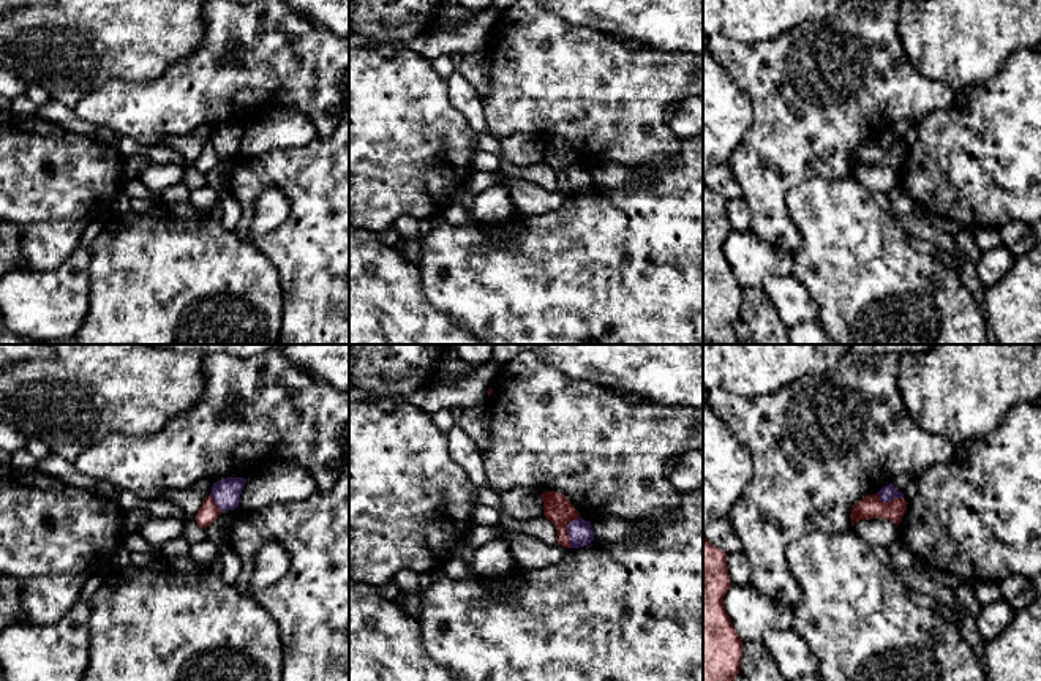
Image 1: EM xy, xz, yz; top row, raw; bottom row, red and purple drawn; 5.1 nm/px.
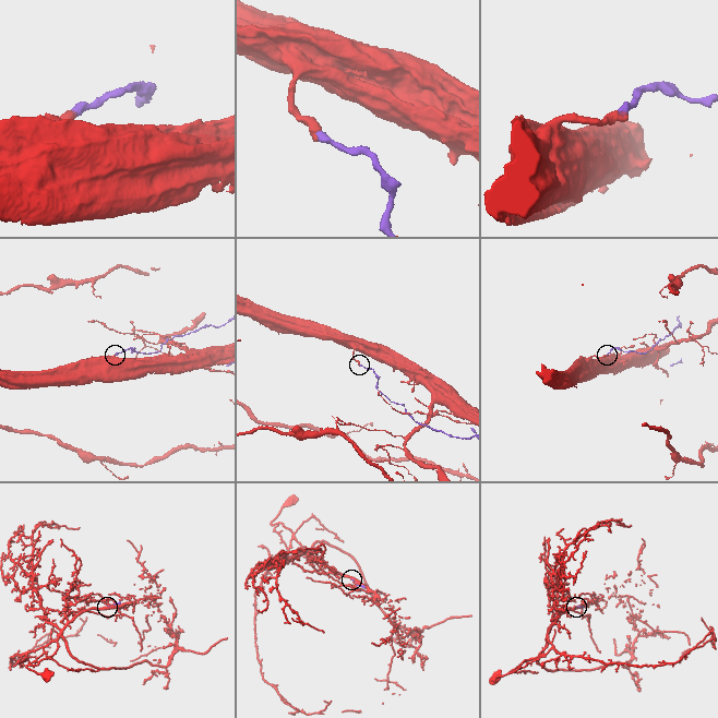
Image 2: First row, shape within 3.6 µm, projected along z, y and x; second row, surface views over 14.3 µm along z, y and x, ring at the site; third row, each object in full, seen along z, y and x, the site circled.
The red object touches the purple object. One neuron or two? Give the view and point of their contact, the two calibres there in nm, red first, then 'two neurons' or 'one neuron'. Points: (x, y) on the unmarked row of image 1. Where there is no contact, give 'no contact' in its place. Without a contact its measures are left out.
contact xz (566, 176); calibres 140 and 120 nm; two neurons

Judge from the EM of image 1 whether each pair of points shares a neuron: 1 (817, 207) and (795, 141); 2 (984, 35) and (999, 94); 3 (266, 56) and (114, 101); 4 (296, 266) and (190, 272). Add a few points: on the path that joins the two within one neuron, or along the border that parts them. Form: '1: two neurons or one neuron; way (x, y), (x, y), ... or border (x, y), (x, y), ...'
1: two neurons; border (844, 177), (800, 182), (785, 196), (787, 210)
2: two neurons; border (1022, 51), (1014, 51), (986, 79), (959, 89)
3: one neuron; way (228, 78), (195, 90), (179, 101), (152, 101)
4: two neurons; border (250, 239), (275, 269), (283, 304)

